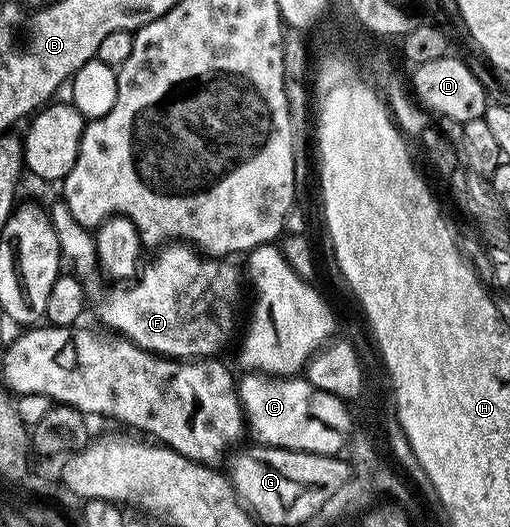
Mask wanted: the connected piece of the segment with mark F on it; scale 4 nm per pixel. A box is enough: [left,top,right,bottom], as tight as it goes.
[98,243,244,359]

